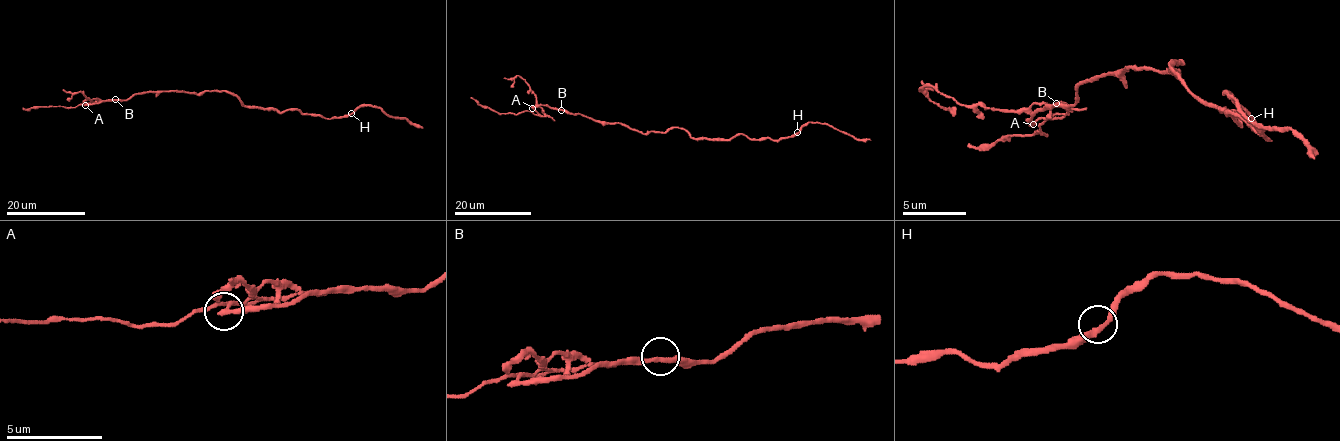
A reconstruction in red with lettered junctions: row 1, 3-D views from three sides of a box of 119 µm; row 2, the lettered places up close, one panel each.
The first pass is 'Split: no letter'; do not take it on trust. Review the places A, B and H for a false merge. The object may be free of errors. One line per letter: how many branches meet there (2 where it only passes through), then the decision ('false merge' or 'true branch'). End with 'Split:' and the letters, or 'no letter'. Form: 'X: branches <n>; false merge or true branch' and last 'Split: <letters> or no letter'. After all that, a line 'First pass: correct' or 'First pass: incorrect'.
A: branches 2; false merge
B: branches 2; true branch
H: branches 2; true branch
Split: A
First pass: incorrect

